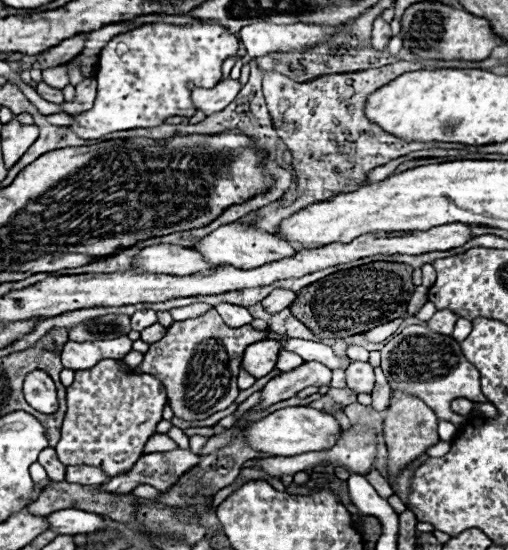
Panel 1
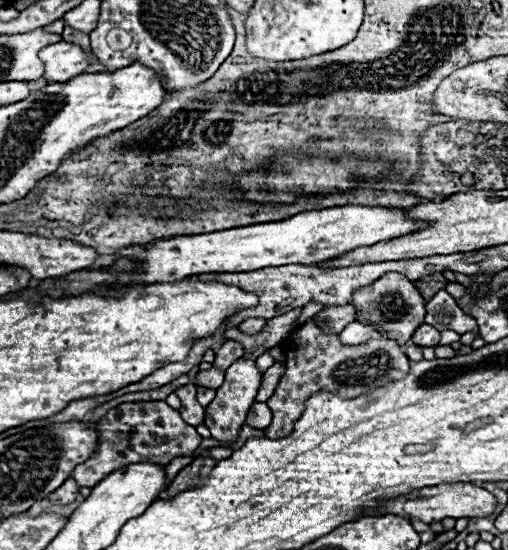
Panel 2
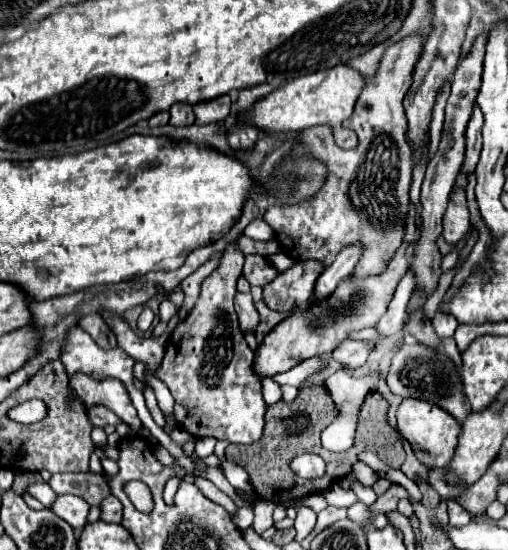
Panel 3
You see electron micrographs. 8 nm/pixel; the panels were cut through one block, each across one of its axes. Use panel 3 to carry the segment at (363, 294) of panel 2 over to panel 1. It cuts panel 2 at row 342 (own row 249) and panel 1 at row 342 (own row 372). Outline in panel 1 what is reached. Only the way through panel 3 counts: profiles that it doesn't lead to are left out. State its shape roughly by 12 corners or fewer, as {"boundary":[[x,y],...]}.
{"boundary":[[264,340],[248,346],[242,370],[254,378],[274,370],[282,344]]}

